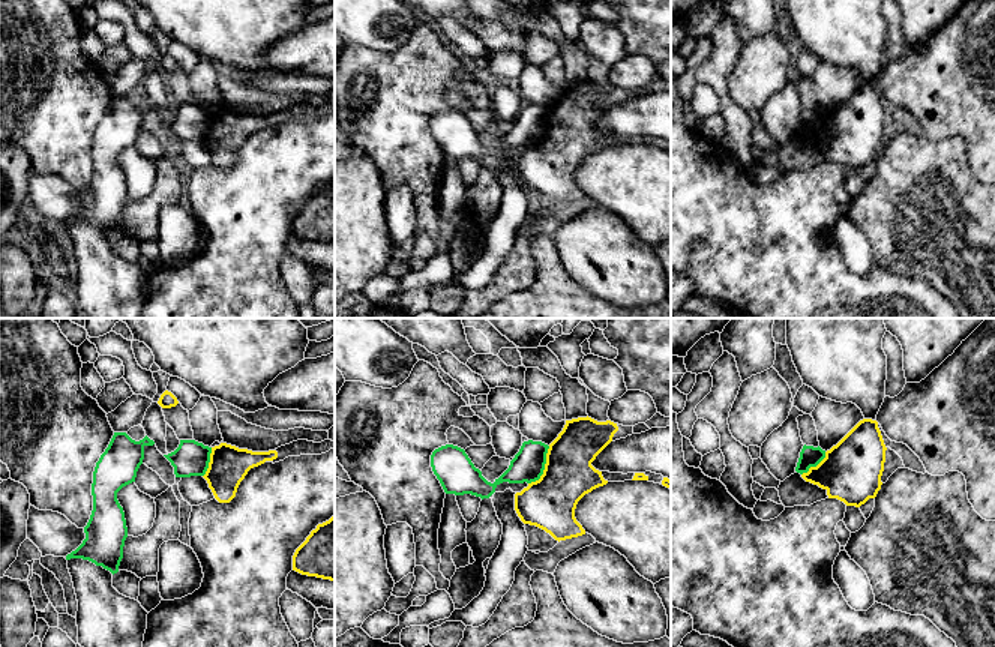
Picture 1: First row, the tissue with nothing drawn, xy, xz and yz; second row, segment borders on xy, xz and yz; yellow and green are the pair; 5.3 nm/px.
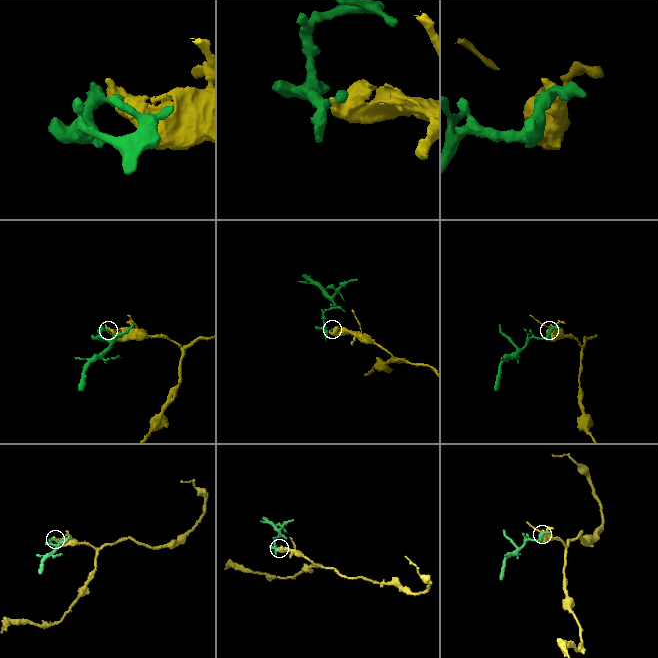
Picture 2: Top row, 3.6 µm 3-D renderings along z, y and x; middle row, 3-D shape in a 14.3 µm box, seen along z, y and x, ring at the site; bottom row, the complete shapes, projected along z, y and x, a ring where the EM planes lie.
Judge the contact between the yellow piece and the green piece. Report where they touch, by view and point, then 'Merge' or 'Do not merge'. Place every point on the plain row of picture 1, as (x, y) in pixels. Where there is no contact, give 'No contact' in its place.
Touches yellow at xz (545, 131). Do not merge

